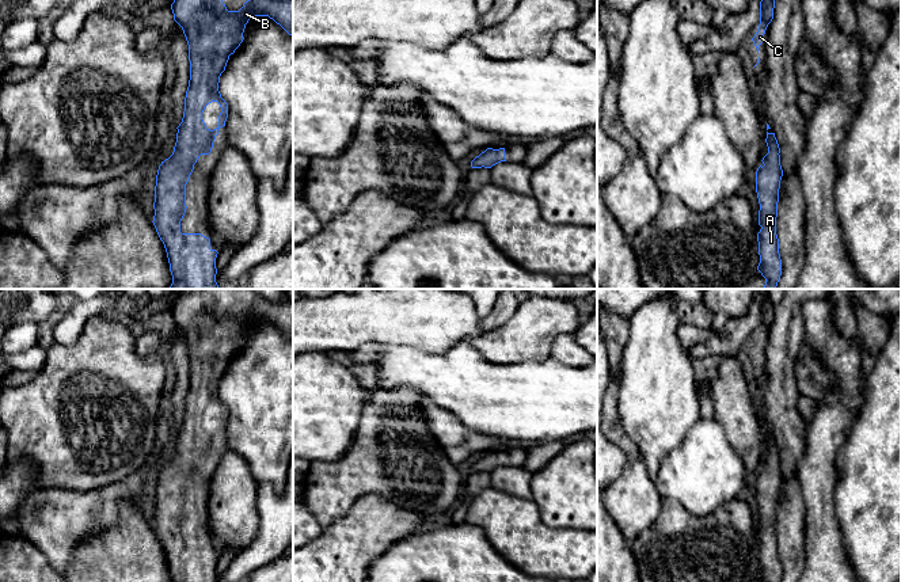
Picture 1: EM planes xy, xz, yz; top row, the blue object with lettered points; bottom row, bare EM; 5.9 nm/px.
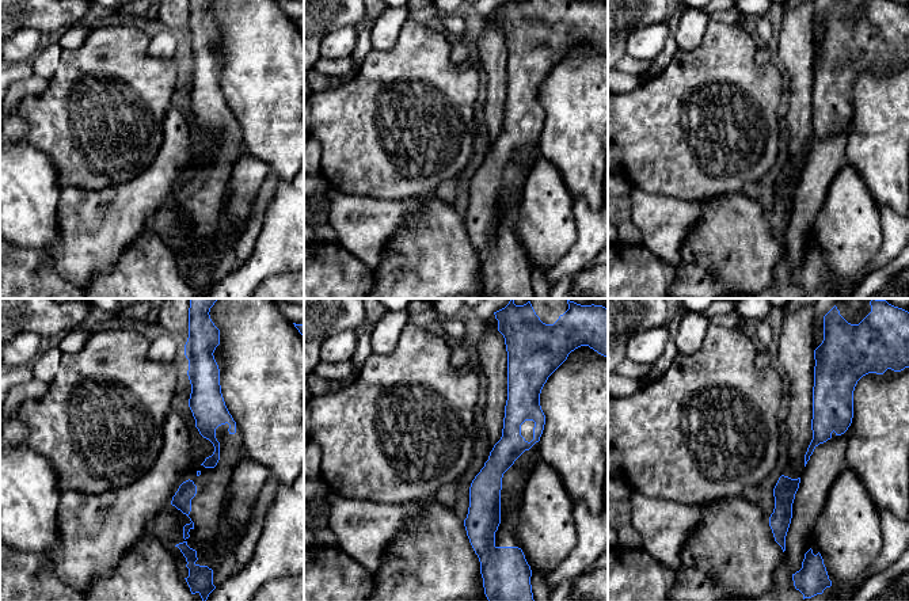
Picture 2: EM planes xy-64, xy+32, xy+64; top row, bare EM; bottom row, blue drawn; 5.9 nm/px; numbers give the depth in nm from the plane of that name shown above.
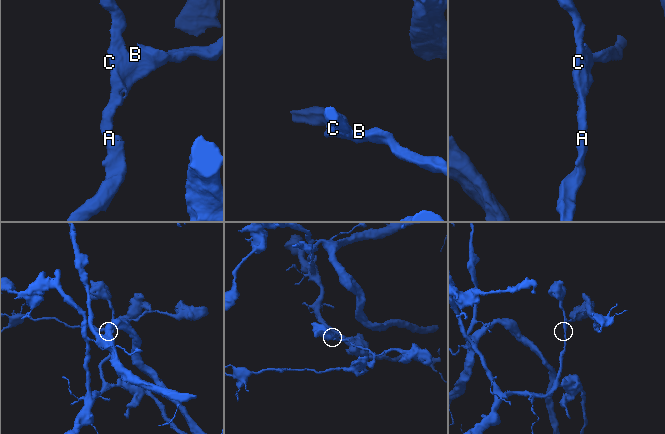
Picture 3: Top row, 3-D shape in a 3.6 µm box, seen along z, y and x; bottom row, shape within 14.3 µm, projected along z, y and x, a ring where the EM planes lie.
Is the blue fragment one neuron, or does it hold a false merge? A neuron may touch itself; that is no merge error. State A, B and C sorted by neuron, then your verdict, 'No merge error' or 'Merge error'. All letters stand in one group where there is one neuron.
Groups: A B C. No merge error

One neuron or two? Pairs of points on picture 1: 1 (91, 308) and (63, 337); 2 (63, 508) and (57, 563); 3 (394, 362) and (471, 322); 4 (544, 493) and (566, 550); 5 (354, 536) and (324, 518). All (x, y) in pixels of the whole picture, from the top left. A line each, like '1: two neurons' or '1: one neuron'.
1: one neuron
2: one neuron
3: two neurons
4: two neurons
5: two neurons

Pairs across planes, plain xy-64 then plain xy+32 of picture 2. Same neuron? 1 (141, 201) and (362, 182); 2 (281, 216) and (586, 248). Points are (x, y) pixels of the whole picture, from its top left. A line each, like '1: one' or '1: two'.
1: two
2: one

